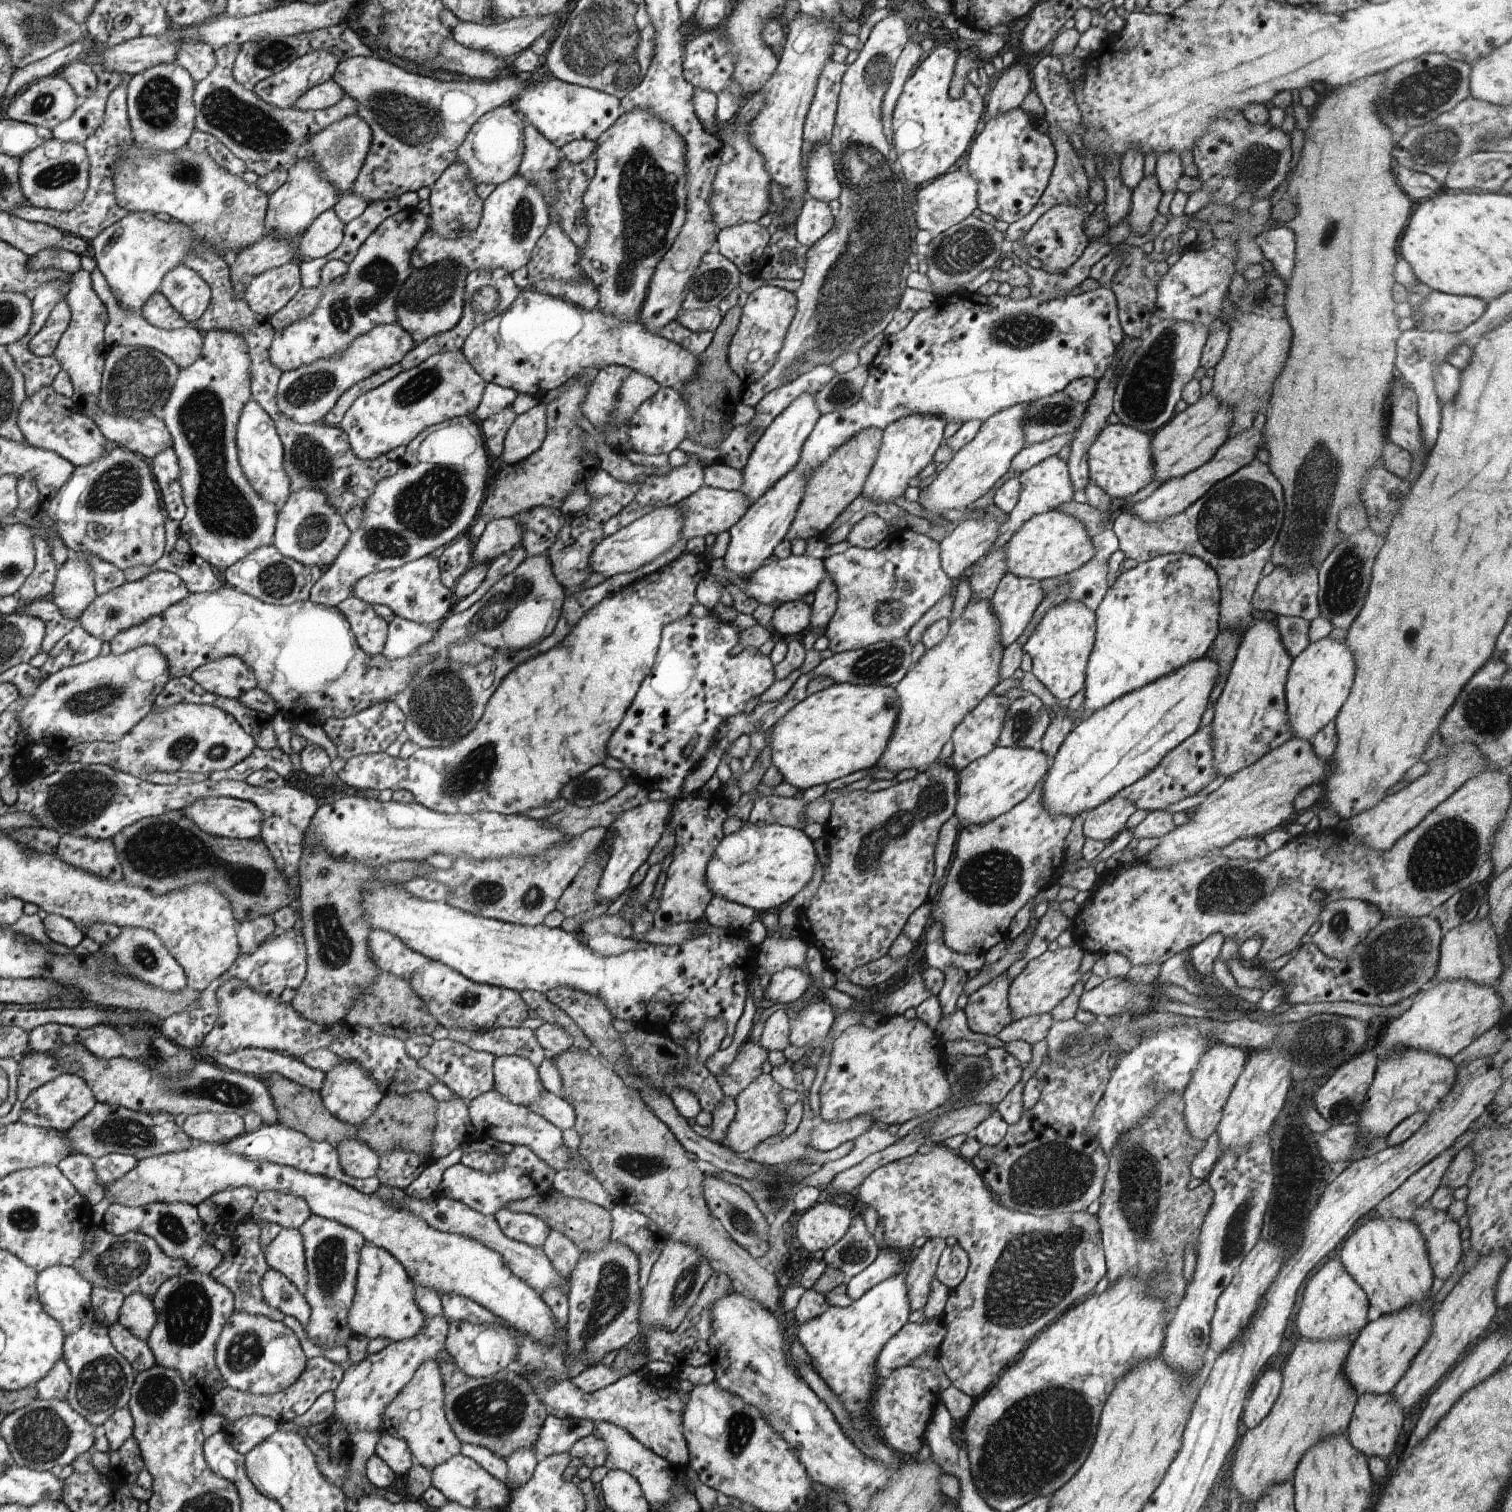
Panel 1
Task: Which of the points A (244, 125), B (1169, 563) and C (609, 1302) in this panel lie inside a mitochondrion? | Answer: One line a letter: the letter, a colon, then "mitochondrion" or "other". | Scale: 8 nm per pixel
A: mitochondrion
B: other
C: mitochondrion

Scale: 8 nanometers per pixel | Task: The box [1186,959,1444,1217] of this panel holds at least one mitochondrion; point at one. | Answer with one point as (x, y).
(1325, 1040)

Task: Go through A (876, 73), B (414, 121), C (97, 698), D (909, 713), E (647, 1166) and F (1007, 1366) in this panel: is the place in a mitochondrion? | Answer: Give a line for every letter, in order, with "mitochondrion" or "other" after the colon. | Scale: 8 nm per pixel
A: mitochondrion
B: mitochondrion
C: mitochondrion
D: other
E: mitochondrion
F: other

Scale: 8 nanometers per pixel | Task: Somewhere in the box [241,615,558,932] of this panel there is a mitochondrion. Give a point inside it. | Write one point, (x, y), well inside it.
(443, 704)

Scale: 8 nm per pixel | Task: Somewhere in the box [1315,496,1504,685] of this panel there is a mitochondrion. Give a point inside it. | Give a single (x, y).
(1346, 577)

